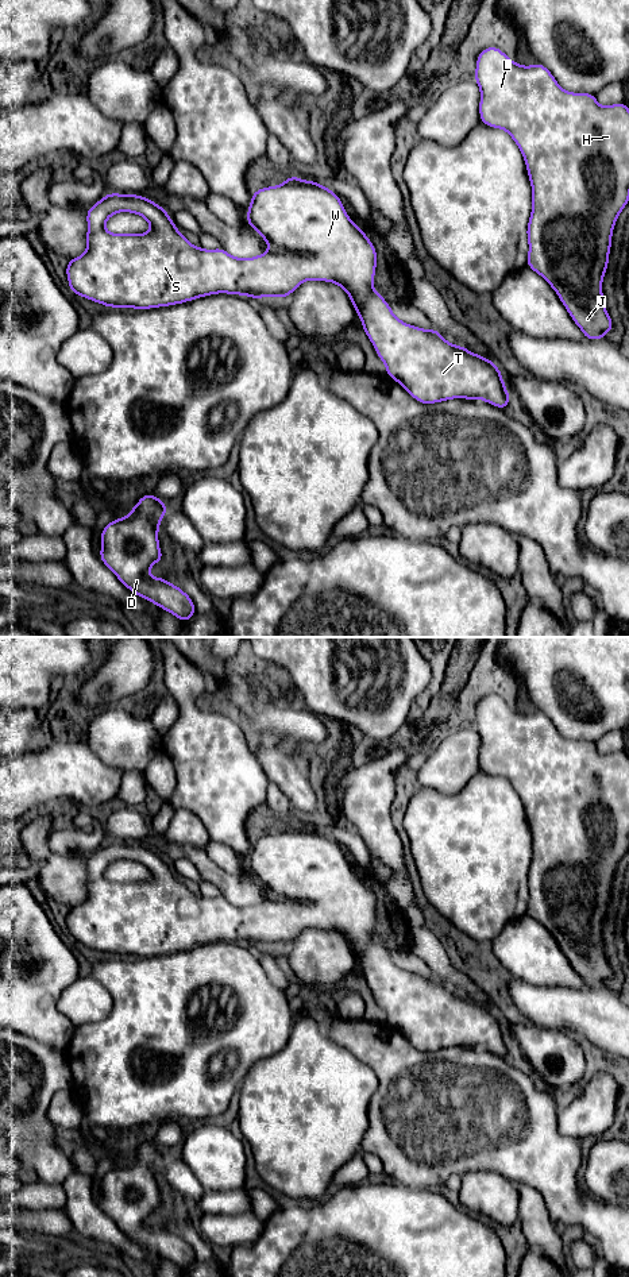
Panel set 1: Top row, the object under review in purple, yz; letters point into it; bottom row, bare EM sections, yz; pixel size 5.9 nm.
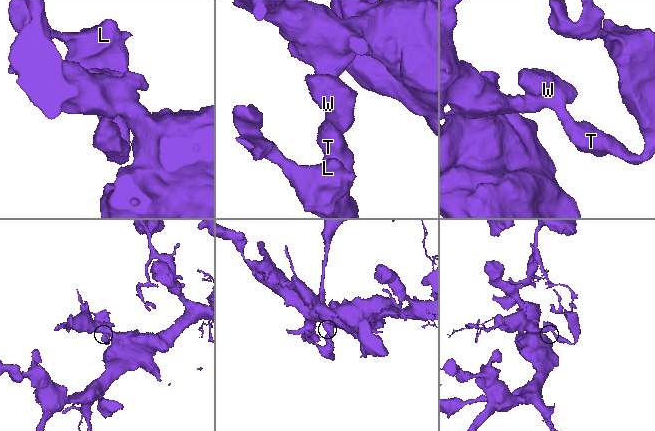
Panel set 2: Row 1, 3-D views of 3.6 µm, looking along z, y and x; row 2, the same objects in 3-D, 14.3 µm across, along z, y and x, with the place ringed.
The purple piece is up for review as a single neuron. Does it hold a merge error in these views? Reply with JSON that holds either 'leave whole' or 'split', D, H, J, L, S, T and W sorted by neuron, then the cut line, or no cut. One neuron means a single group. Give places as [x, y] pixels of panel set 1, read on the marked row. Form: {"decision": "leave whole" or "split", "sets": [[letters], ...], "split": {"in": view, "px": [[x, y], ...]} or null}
{"decision": "leave whole", "sets": [["D", "H", "J", "L", "S", "T", "W"]], "split": null}

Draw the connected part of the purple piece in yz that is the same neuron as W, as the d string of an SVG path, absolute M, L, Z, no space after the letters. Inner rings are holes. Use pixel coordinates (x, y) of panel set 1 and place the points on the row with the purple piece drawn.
M289 175L281 185L267 186L252 192L247 208L247 225L254 228L271 247L254 258L235 258L223 247L205 250L194 247L177 228L167 211L147 197L138 194L107 193L94 205L86 209L88 250L66 263L69 289L76 296L108 308L151 309L184 304L200 297L227 293L261 300L265 296L274 298L289 297L304 281L333 282L348 294L355 312L359 315L363 332L371 340L378 358L386 366L386 375L400 383L417 402L437 404L452 398L483 400L502 410L508 408L509 396L499 367L487 358L470 350L448 343L443 335L432 328L422 329L397 319L390 304L373 289L377 270L377 248L360 227L356 227L347 215L341 198L317 181L305 181ZM131 212L144 217L151 231L148 234L109 234L104 224L115 213Z

